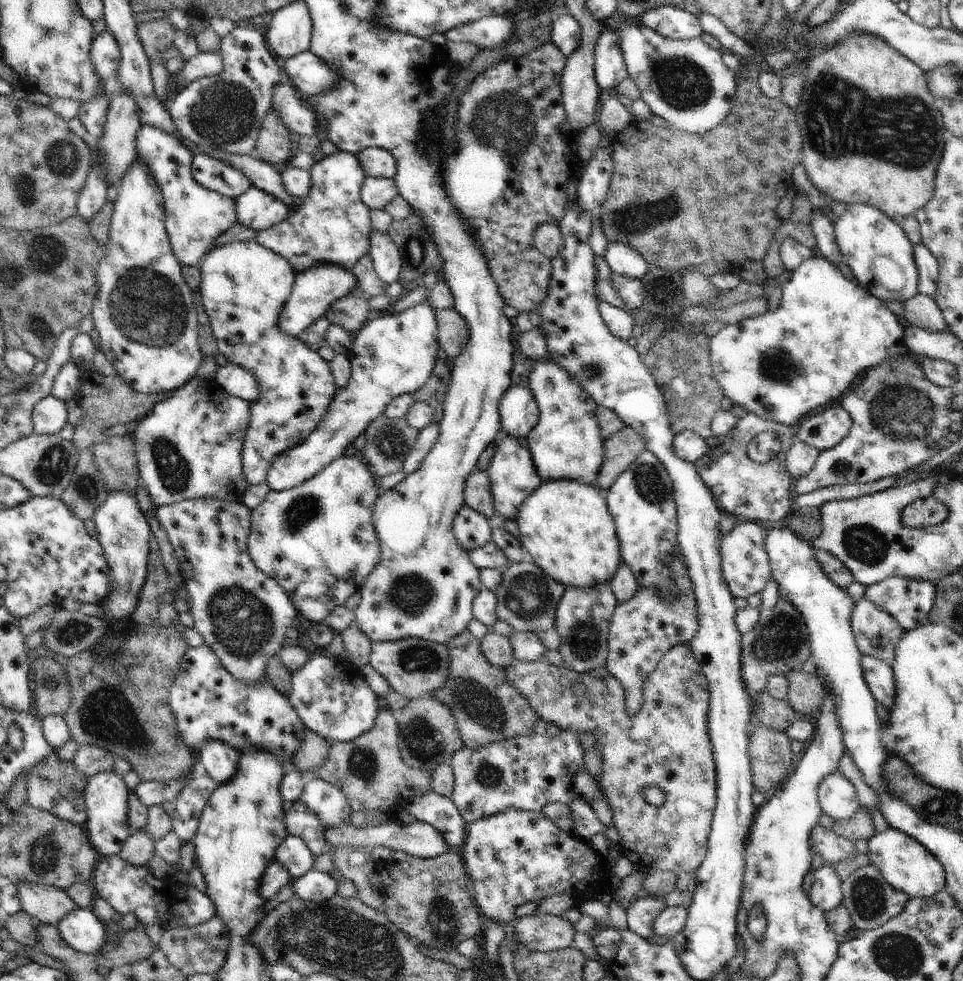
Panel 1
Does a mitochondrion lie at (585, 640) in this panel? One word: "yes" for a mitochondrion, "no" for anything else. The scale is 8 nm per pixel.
yes

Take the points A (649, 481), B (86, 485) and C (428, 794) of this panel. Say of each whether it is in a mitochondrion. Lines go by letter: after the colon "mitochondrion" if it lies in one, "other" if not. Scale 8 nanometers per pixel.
A: mitochondrion
B: mitochondrion
C: other

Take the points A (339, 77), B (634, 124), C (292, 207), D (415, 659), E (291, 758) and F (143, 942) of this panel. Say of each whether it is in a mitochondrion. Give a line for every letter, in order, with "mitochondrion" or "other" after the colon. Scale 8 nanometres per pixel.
A: other
B: other
C: other
D: mitochondrion
E: other
F: other

